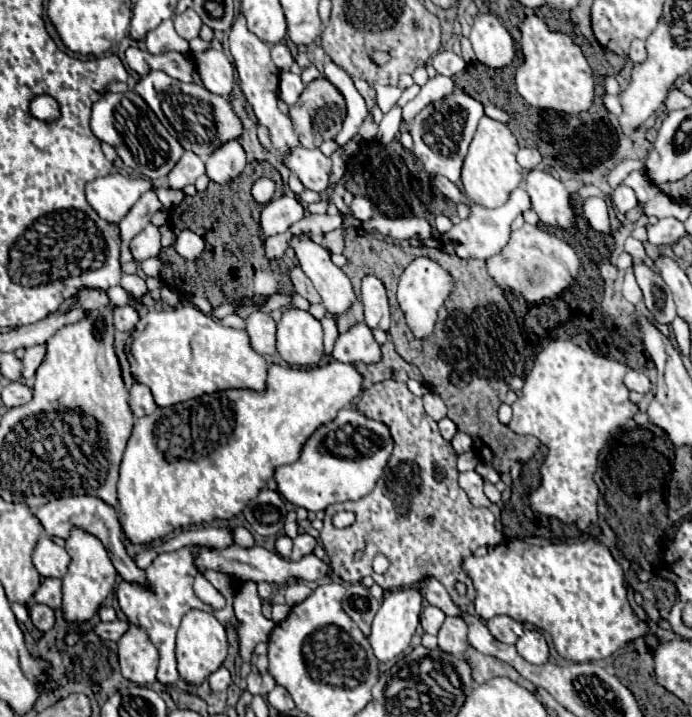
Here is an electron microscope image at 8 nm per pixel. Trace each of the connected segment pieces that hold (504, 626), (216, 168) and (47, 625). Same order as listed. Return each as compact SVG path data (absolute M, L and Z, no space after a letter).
M499 615L499 617L493 617L487 621L487 629L491 631L491 635L501 641L501 643L507 643L507 645L515 645L517 639L521 637L523 629L517 621L513 621L511 617L507 615Z
M231 139L231 141L223 143L221 147L217 147L205 161L207 175L215 183L227 183L227 181L239 177L243 173L245 165L247 165L245 151L237 139Z
M31 603L29 607L29 615L33 619L33 625L39 631L49 631L55 625L55 611L47 605L39 605L39 603Z

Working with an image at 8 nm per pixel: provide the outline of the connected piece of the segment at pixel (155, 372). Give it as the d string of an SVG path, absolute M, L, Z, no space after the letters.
M185 303L171 311L149 311L141 315L131 335L127 359L135 383L151 389L157 407L215 393L229 387L261 389L267 379L267 363L249 347L249 335L239 329L223 327L217 319L203 315Z

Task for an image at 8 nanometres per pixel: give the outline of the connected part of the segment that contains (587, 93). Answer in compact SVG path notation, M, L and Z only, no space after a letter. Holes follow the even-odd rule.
M527 15L521 25L521 45L525 61L515 73L515 85L519 95L529 105L563 113L581 113L591 107L595 97L593 73L585 61L585 55L569 35L549 31L537 15ZM569 75L581 75L581 79L571 79Z

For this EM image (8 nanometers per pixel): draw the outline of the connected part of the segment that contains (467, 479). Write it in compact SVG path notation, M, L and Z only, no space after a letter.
M475 471L469 473L459 473L459 487L467 493L469 501L475 507L491 507L491 501L483 493L483 479Z

